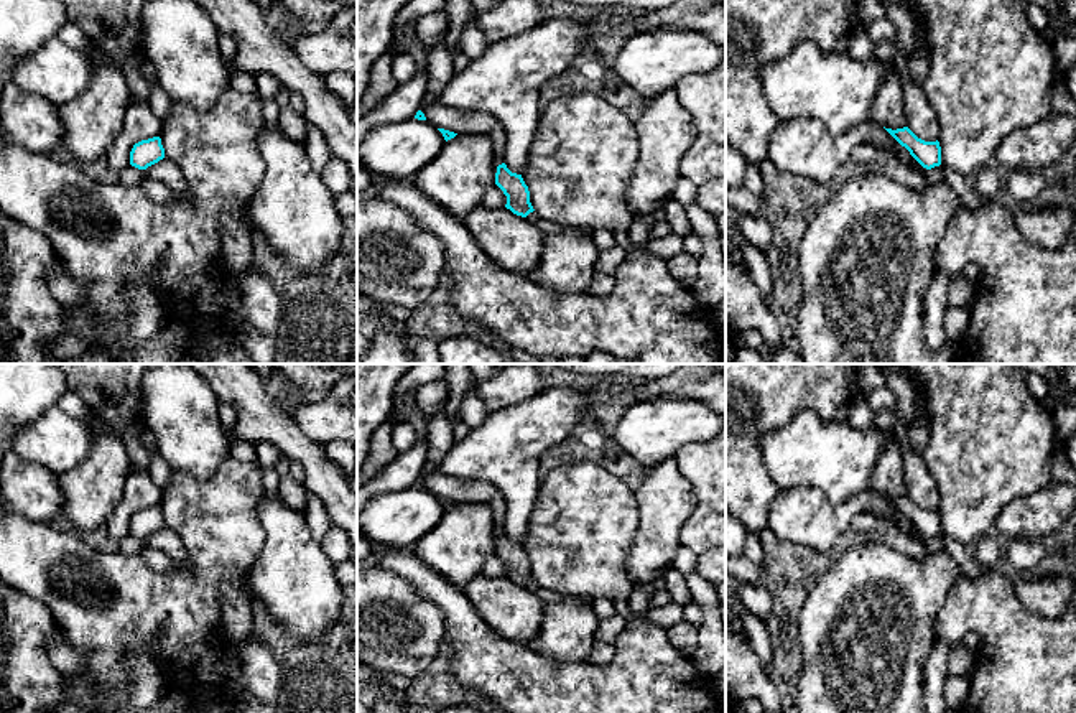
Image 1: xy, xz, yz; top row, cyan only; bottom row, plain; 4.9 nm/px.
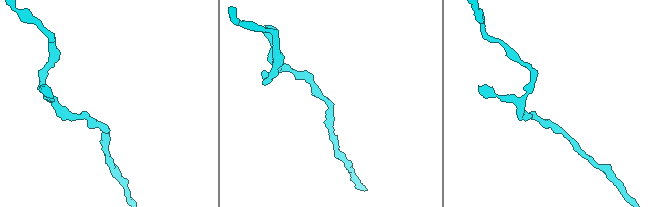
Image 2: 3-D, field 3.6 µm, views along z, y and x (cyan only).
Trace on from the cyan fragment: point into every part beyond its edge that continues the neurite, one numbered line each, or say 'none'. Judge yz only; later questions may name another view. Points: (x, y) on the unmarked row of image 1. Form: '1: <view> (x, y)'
none

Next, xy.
none

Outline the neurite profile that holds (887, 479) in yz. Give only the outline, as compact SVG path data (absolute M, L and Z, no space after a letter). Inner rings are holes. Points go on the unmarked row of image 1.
M887 430L884 435L887 438L887 448L879 458L870 489L892 499L903 497L907 496L903 479L903 451L893 430Z

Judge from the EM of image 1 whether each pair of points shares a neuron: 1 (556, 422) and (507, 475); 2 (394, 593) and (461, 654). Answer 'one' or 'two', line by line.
1: one
2: two

